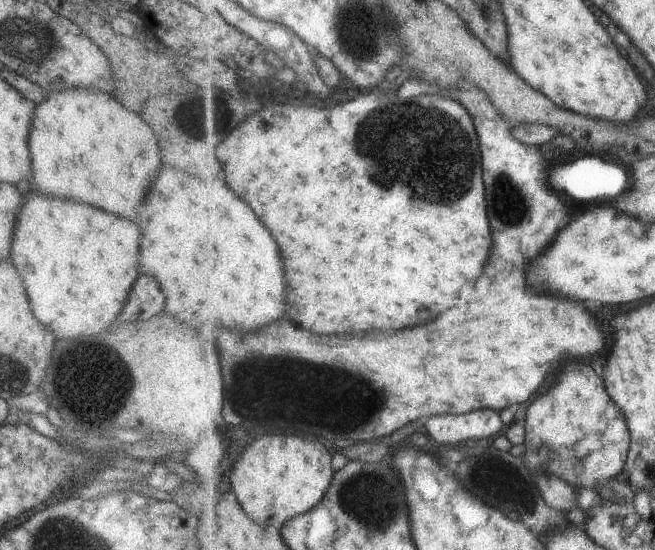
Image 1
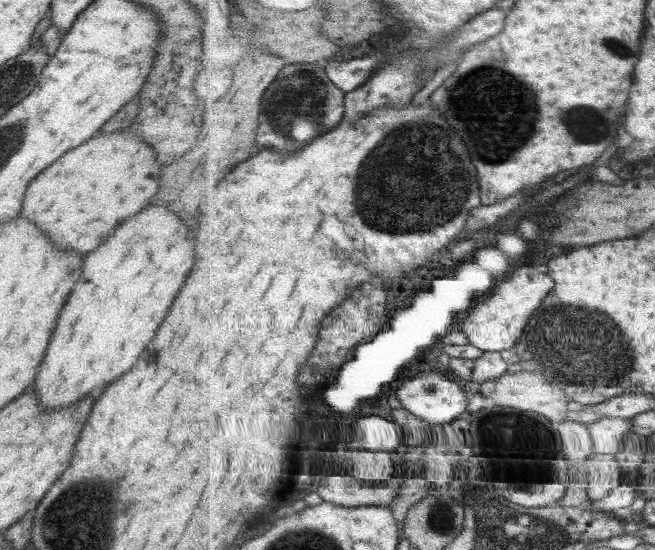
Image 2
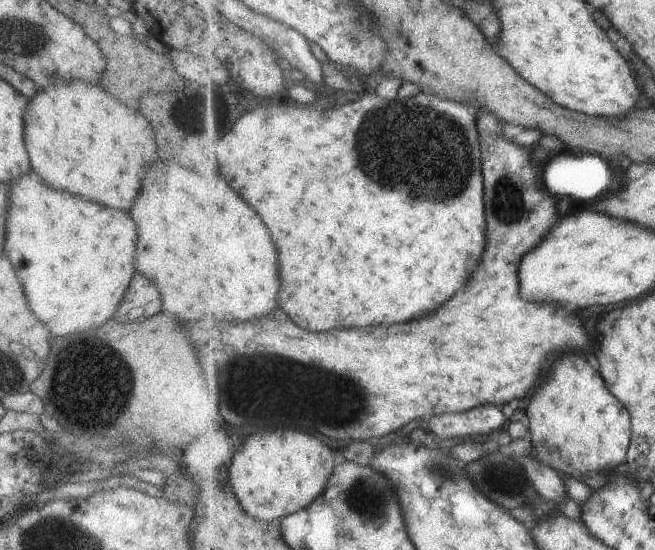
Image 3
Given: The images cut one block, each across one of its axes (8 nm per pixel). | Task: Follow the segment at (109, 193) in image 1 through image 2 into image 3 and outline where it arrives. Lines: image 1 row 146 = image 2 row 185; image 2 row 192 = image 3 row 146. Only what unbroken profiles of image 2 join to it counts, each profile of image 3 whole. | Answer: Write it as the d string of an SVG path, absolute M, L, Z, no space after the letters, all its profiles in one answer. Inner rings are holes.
M53 78L53 82L57 82L55 86L45 86L41 88L38 86L38 90L31 98L27 99L27 104L25 105L25 110L23 113L24 126L24 147L29 154L29 162L31 162L31 168L37 172L37 176L53 186L53 188L61 188L61 190L67 190L71 194L79 194L87 200L95 200L99 204L105 204L109 208L117 208L117 210L129 210L137 190L139 190L139 182L141 182L141 176L143 176L143 168L147 164L151 164L151 160L155 158L155 142L153 142L152 130L146 118L140 113L139 109L132 109L128 107L125 103L121 104L120 100L113 98L111 94L107 94L101 86L95 84L85 84L85 82L61 82L57 78Z

